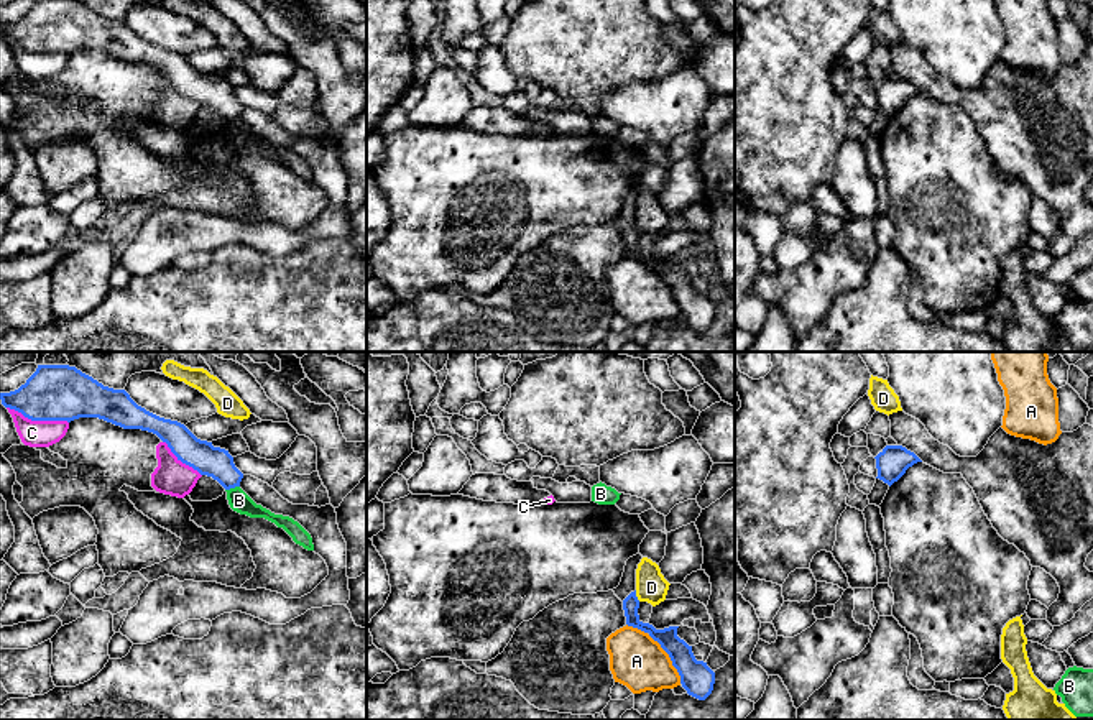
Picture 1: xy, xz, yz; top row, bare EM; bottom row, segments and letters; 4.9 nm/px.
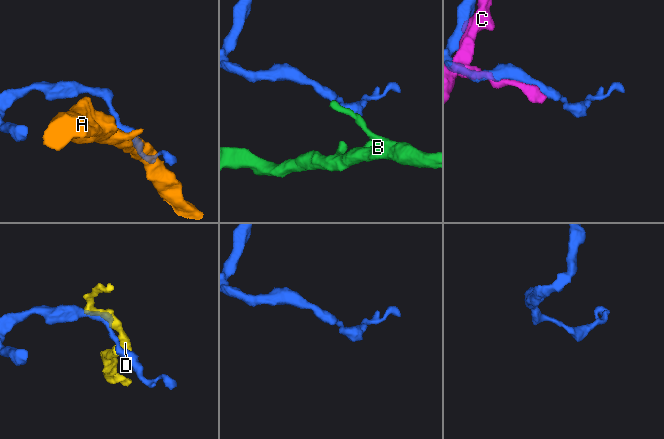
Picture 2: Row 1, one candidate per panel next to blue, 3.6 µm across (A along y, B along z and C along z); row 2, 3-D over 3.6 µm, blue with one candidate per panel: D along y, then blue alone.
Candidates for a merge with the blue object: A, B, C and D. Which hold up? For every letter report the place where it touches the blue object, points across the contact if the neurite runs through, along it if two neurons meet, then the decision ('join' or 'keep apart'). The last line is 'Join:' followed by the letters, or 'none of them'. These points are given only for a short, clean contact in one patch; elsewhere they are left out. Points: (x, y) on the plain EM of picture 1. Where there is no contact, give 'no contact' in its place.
A: contact xz (661, 278); keep apart
B: contact xy (232, 119); border xy (239, 117), (225, 122); keep apart
C: contact xy (38, 51); keep apart
D: contact xz (635, 227); border xz (635, 222), (640, 232); keep apart
Join: none of them

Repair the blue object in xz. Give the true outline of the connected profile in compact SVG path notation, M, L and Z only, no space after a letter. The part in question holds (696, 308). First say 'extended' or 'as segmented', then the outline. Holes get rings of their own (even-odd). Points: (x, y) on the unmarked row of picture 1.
as segmented | M636 222L623 232L626 256L648 265L669 286L672 298L680 307L680 316L689 327L705 332L715 316L715 304L703 293L697 293L692 278L677 268L679 258L656 261L649 255L643 255L638 247L639 232Z

